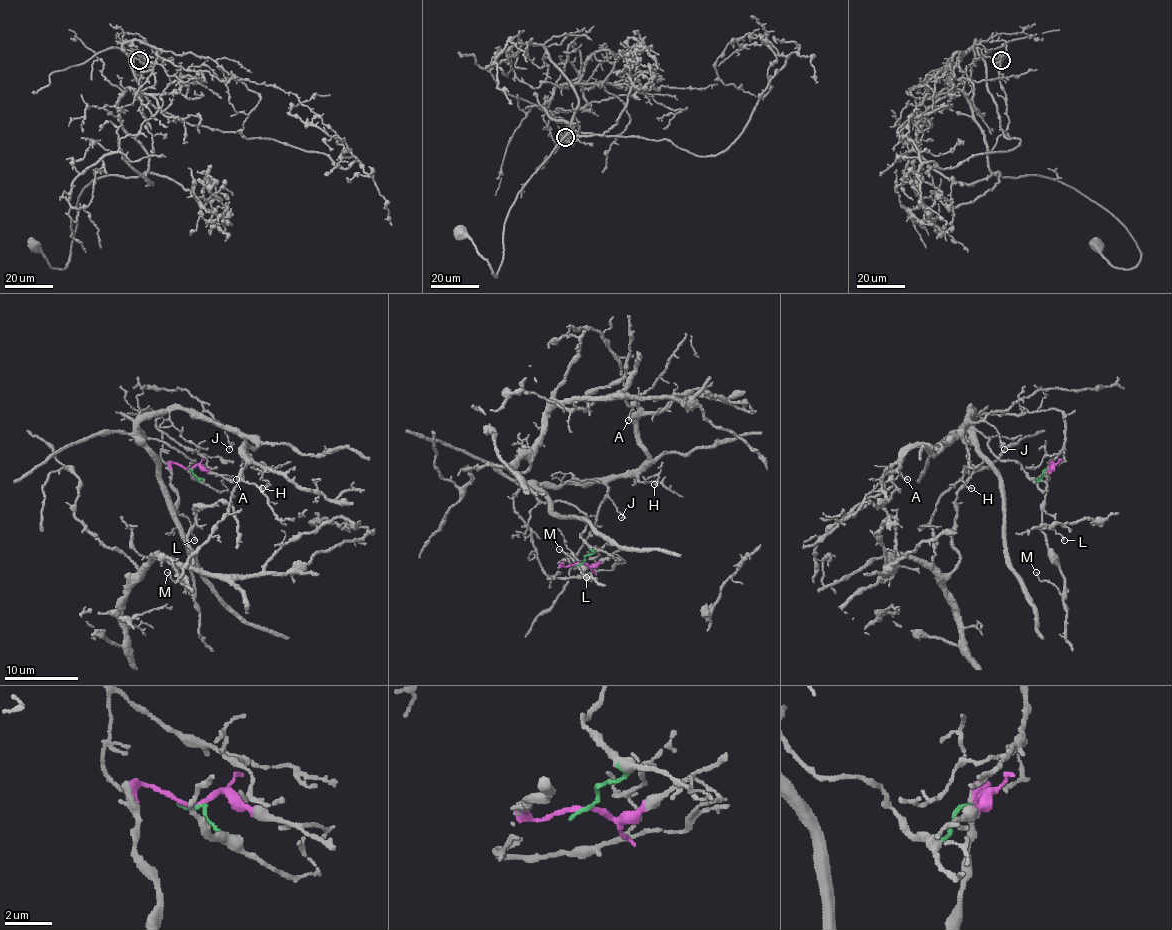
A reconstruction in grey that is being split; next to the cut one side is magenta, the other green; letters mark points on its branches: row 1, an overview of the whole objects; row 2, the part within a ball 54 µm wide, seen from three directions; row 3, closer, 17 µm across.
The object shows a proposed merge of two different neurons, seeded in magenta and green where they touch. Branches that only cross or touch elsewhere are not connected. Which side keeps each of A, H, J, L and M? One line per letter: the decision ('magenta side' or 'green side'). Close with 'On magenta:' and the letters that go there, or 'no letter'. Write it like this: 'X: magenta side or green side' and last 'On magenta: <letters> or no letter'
A: green side
H: green side
J: green side
L: magenta side
M: magenta side
On magenta: L, M

